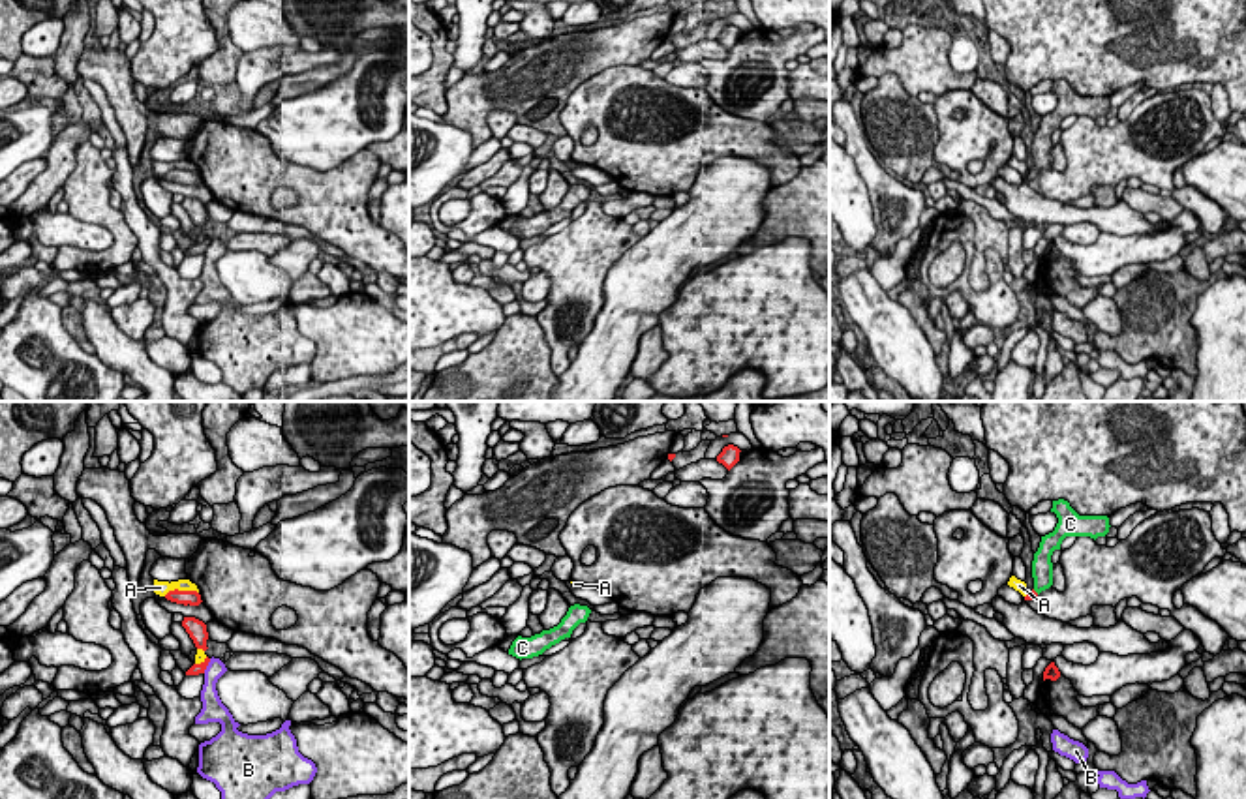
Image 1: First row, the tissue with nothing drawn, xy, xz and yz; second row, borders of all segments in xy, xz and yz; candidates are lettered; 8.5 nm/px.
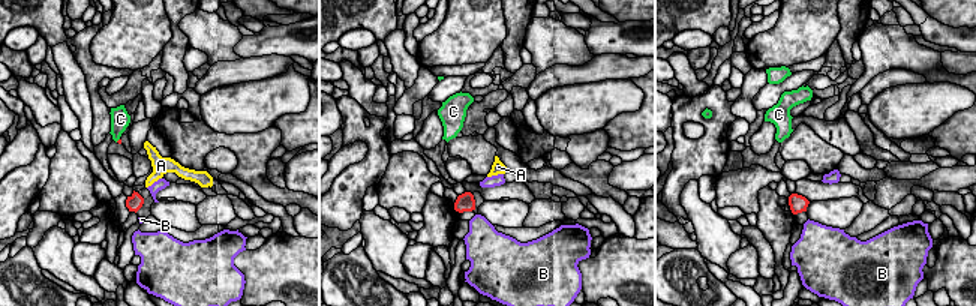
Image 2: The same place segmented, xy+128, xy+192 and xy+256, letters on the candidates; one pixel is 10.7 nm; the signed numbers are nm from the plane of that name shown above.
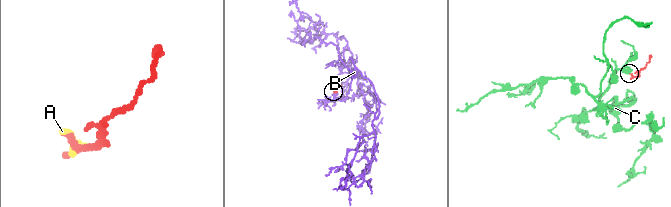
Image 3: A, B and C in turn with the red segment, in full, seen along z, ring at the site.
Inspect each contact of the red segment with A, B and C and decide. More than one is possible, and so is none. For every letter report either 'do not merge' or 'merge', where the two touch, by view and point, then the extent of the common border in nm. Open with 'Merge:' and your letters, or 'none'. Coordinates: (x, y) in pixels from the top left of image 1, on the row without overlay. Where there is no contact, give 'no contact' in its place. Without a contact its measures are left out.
Merge: C
A: do not merge; contact xy (181, 171); length 300 nm
B: do not merge; contact xy (207, 244); length 140 nm
C: merge; contact yz (1034, 171); length 70 nm

